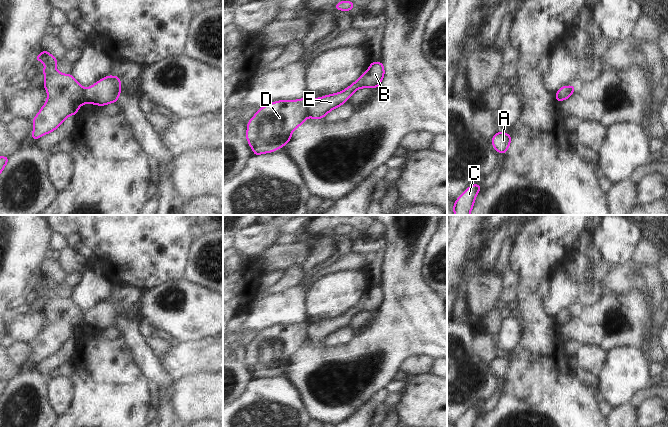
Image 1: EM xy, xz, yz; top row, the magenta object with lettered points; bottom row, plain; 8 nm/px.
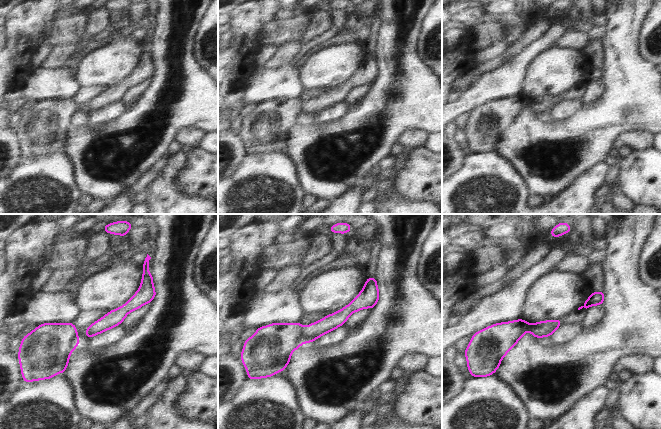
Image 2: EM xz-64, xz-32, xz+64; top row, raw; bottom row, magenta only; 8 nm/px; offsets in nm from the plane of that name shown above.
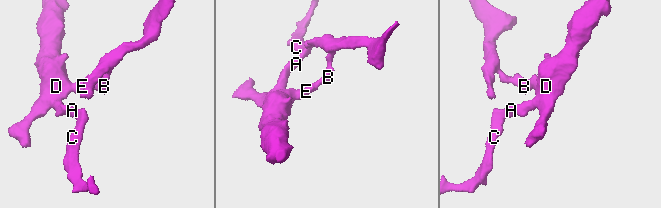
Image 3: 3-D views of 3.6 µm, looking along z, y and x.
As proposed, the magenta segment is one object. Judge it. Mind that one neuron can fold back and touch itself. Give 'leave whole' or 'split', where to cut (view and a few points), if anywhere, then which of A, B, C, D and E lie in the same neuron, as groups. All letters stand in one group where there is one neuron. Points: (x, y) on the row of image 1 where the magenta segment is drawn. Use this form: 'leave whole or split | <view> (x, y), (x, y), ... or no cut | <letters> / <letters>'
split | xz (310, 101), (309, 116) | A C D / B E

